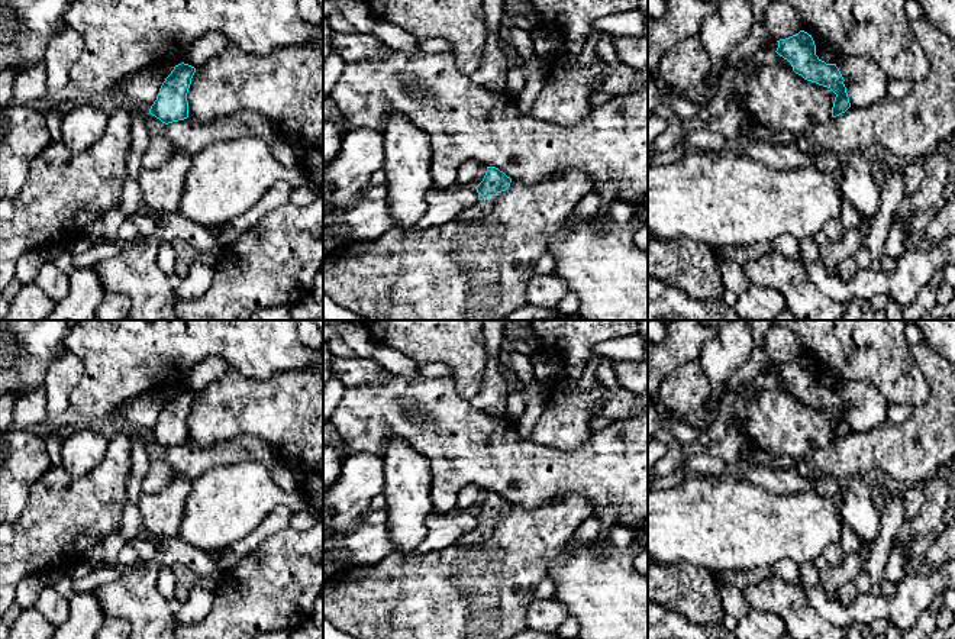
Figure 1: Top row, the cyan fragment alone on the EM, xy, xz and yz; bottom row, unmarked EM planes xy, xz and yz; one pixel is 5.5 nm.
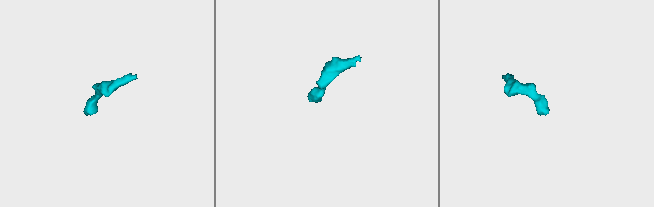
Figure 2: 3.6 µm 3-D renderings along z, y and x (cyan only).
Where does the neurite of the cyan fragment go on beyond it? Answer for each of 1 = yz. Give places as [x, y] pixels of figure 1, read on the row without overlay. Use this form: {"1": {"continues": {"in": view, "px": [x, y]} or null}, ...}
{"1": {"continues": null}}

